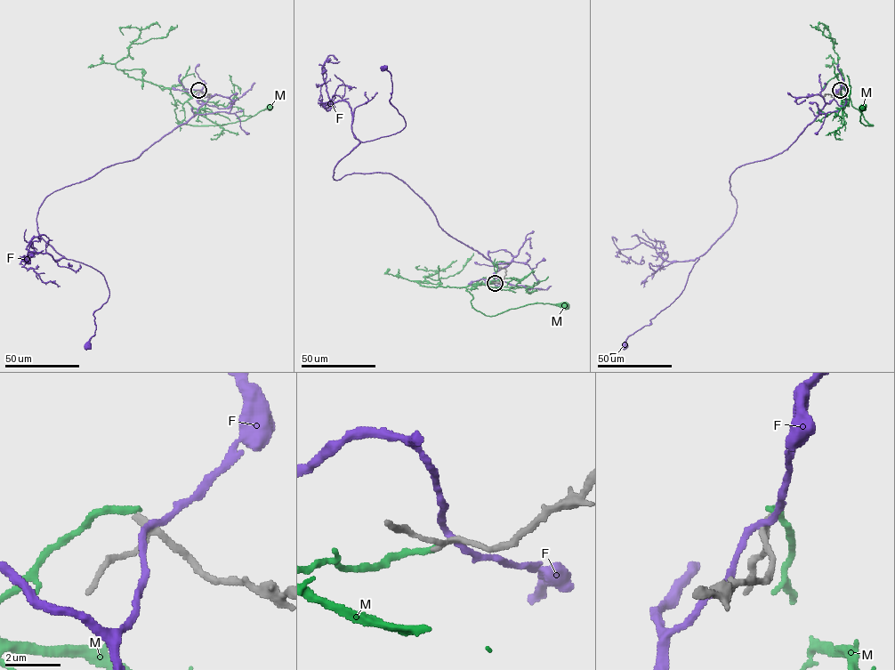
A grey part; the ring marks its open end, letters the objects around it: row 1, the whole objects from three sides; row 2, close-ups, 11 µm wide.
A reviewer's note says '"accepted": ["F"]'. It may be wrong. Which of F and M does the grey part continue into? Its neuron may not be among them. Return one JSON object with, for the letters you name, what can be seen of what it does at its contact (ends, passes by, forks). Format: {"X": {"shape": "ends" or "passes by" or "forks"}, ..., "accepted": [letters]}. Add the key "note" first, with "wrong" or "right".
{"note": "wrong", "accepted": []}

